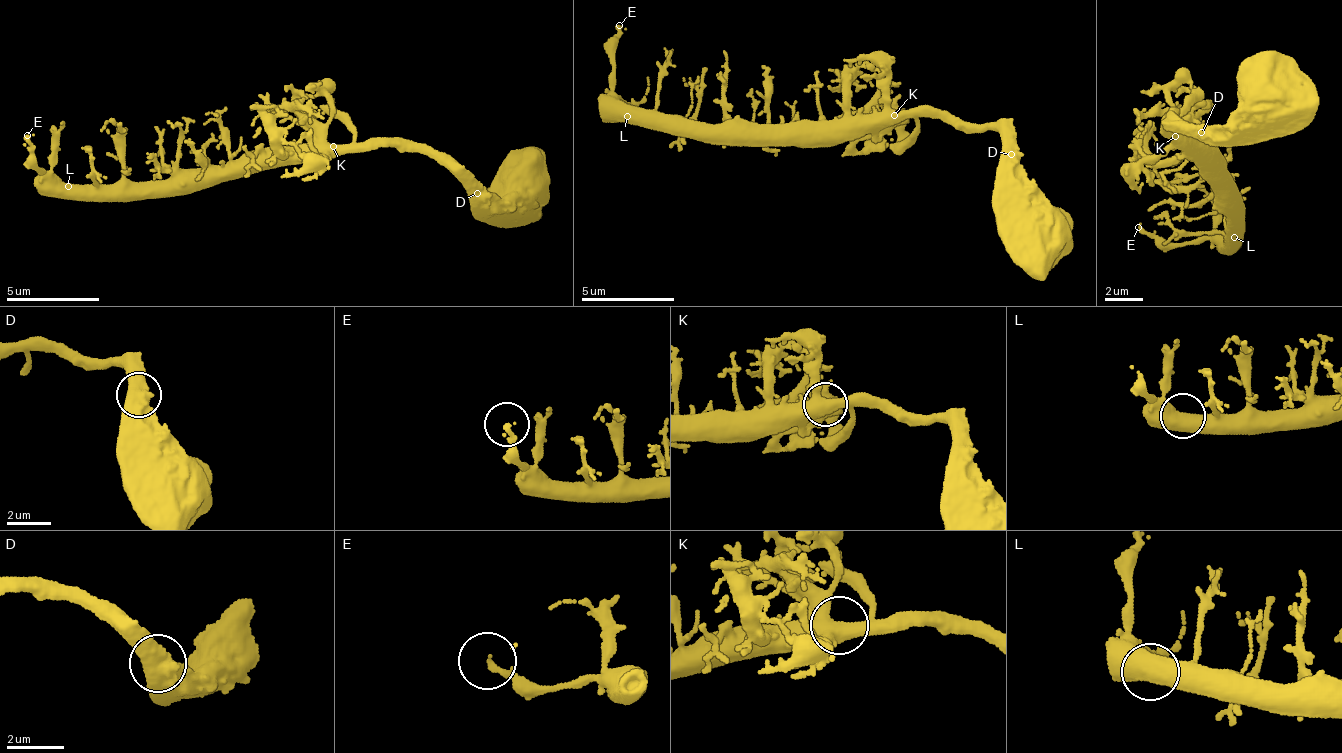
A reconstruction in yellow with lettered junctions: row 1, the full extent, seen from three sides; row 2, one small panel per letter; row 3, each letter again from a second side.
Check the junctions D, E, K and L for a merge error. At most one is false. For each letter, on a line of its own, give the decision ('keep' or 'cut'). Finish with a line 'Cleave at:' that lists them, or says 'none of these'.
D: keep
E: keep
K: keep
L: keep
Cleave at: none of these

